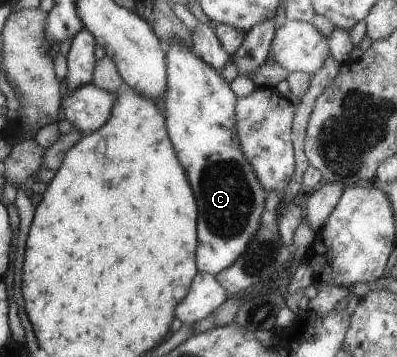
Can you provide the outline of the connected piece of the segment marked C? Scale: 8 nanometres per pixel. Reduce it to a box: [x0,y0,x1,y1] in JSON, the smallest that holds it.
[163,40,266,276]

